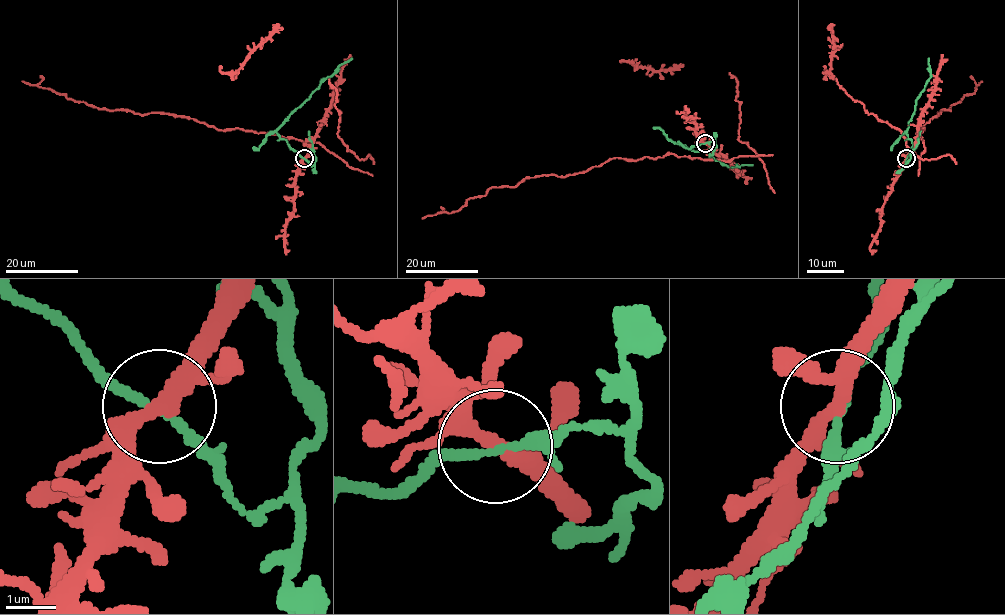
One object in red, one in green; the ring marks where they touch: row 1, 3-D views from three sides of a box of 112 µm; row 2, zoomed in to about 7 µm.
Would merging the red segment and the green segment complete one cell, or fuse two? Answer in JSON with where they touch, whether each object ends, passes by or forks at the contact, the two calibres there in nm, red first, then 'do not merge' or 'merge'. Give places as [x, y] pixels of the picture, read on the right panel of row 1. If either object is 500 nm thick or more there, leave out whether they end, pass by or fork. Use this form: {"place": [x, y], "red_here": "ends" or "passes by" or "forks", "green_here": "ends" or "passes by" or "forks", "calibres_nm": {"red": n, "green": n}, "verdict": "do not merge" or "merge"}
{"place": [906, 158], "red_here": "forks", "green_here": "passes by", "calibres_nm": {"red": 280, "green": 160}, "verdict": "do not merge"}

